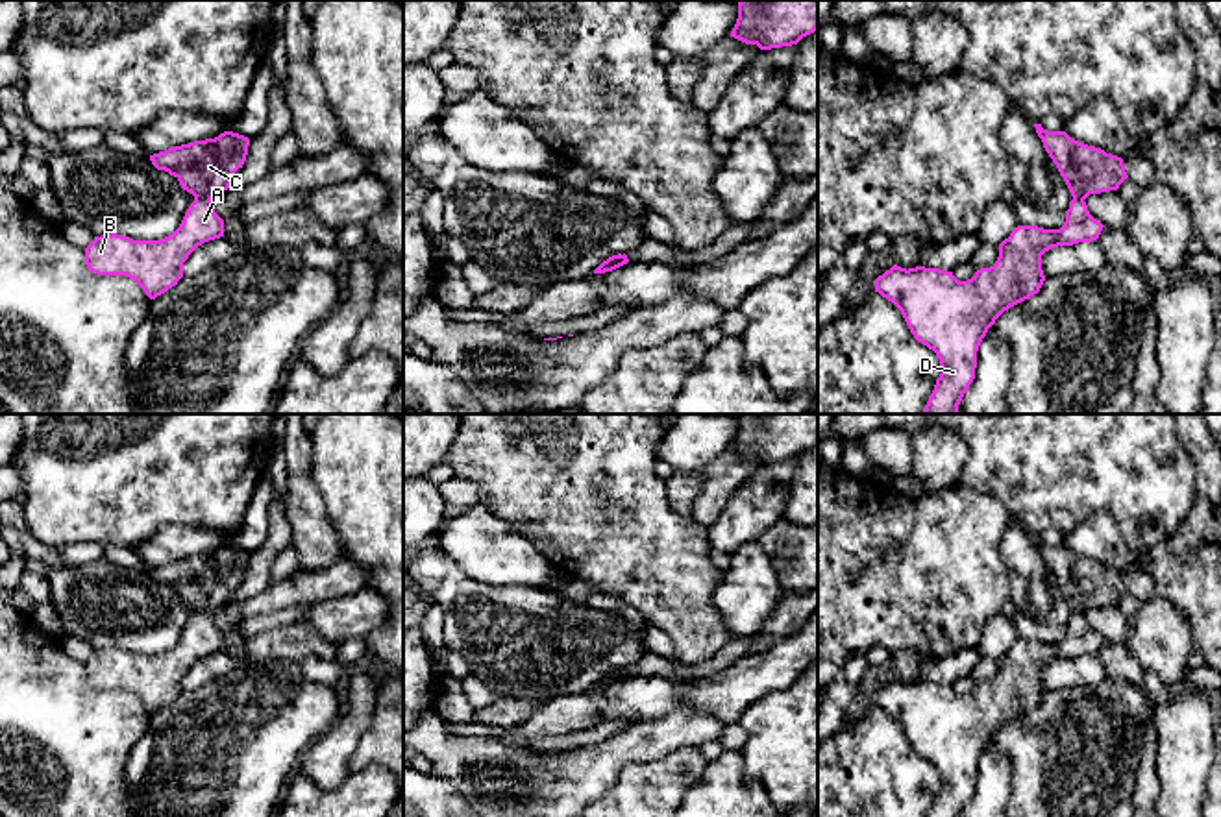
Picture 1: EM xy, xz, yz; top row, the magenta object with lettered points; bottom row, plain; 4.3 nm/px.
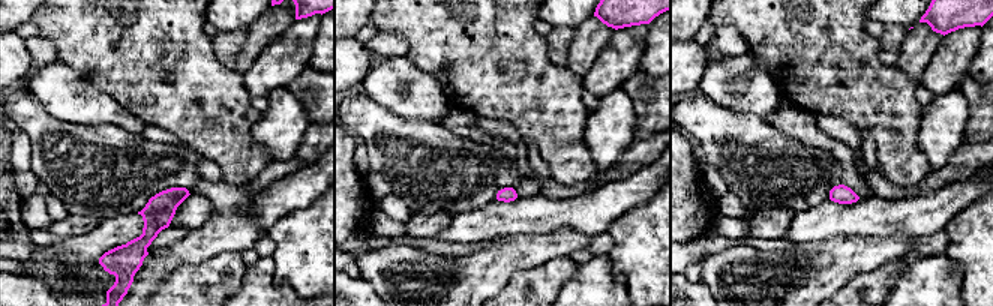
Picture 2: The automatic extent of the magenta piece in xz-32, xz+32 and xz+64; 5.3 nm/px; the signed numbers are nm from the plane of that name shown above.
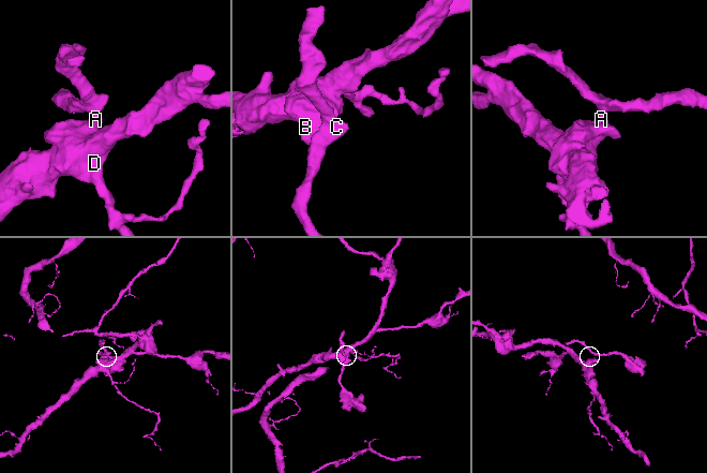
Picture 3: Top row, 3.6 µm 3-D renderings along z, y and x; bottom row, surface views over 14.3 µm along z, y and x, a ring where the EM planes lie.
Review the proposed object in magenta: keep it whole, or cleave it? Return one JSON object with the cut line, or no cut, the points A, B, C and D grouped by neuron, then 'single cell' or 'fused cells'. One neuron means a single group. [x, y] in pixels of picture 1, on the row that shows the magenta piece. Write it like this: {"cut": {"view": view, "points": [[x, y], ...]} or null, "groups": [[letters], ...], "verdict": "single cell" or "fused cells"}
{"cut": {"view": "xy", "points": [[195, 196], [209, 200]]}, "groups": [["A", "B", "D"], ["C"]], "verdict": "fused cells"}

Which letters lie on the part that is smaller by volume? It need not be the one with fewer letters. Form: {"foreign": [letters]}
{"foreign": ["C"]}

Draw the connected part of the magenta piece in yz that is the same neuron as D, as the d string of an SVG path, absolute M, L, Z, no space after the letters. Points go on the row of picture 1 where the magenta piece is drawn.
M1073 198L1060 229L1018 226L999 244L995 264L977 270L968 281L958 281L953 272L940 268L916 266L906 270L897 264L875 279L875 292L901 311L914 338L940 359L942 373L923 414L958 414L958 405L975 379L977 351L988 329L1005 311L1040 292L1045 281L1042 255L1058 246L1097 240L1103 227L1090 214L1086 201Z

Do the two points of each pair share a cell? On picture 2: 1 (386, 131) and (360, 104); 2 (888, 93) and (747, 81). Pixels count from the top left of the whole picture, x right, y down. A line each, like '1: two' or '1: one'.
1: one
2: two

